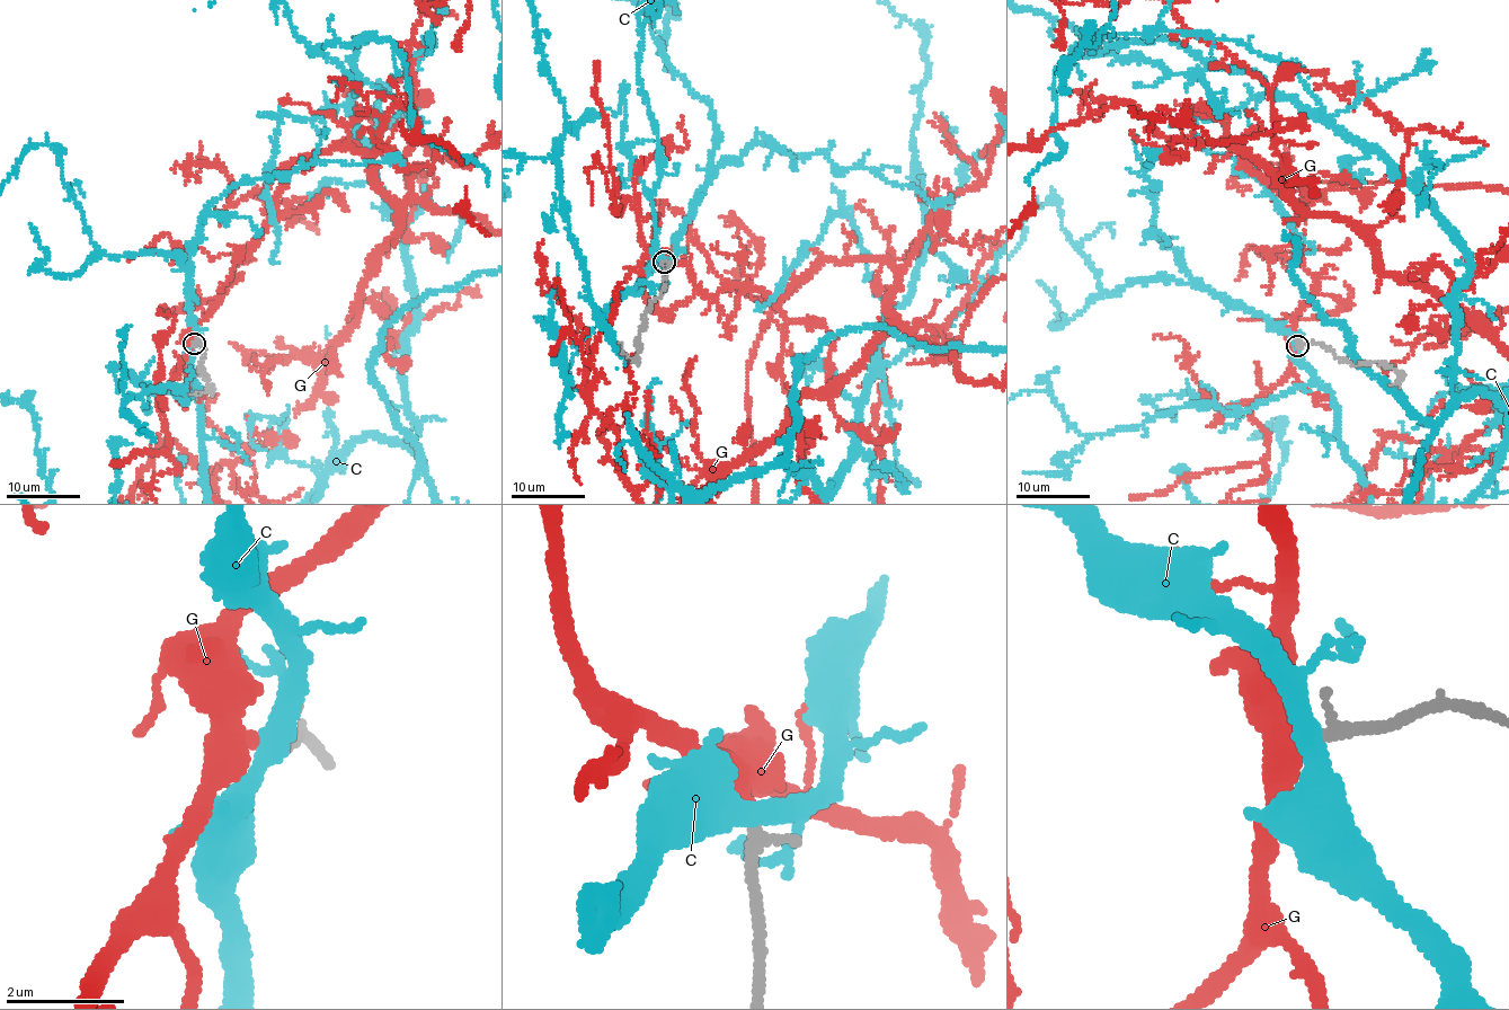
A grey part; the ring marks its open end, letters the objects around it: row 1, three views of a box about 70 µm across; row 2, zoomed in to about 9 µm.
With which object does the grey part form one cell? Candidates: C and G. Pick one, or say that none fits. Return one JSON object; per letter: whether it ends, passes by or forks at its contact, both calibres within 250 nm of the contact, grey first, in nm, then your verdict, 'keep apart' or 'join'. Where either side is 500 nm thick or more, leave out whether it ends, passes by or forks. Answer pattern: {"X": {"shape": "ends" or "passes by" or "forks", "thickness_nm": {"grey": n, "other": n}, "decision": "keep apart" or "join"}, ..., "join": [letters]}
{"C": {"shape": "passes by", "thickness_nm": {"grey": 240, "other": 400}, "decision": "keep apart"}, "G": {"shape": "passes by", "thickness_nm": {"grey": 240, "other": 260}, "decision": "join"}, "join": ["G"]}

